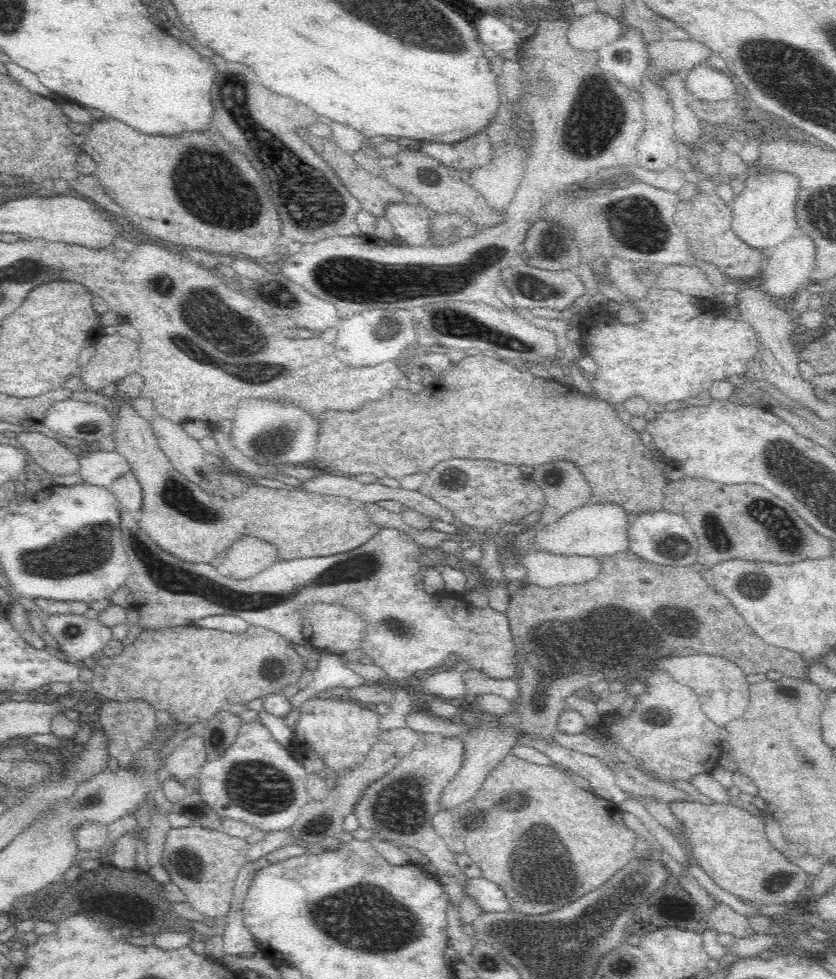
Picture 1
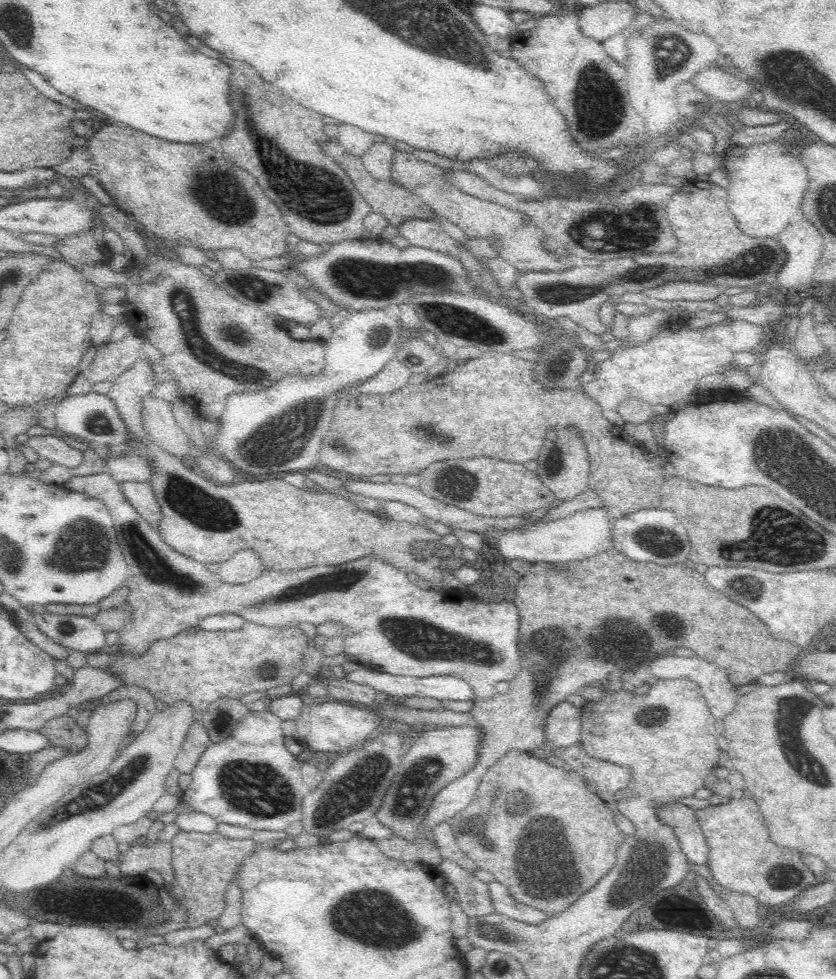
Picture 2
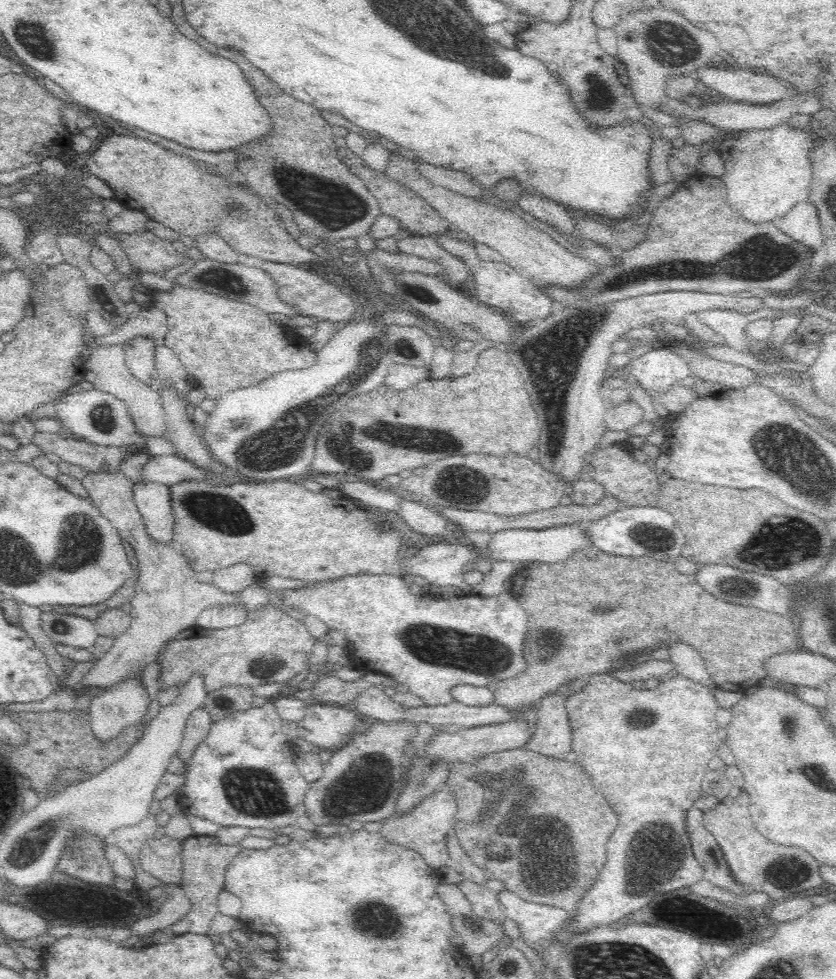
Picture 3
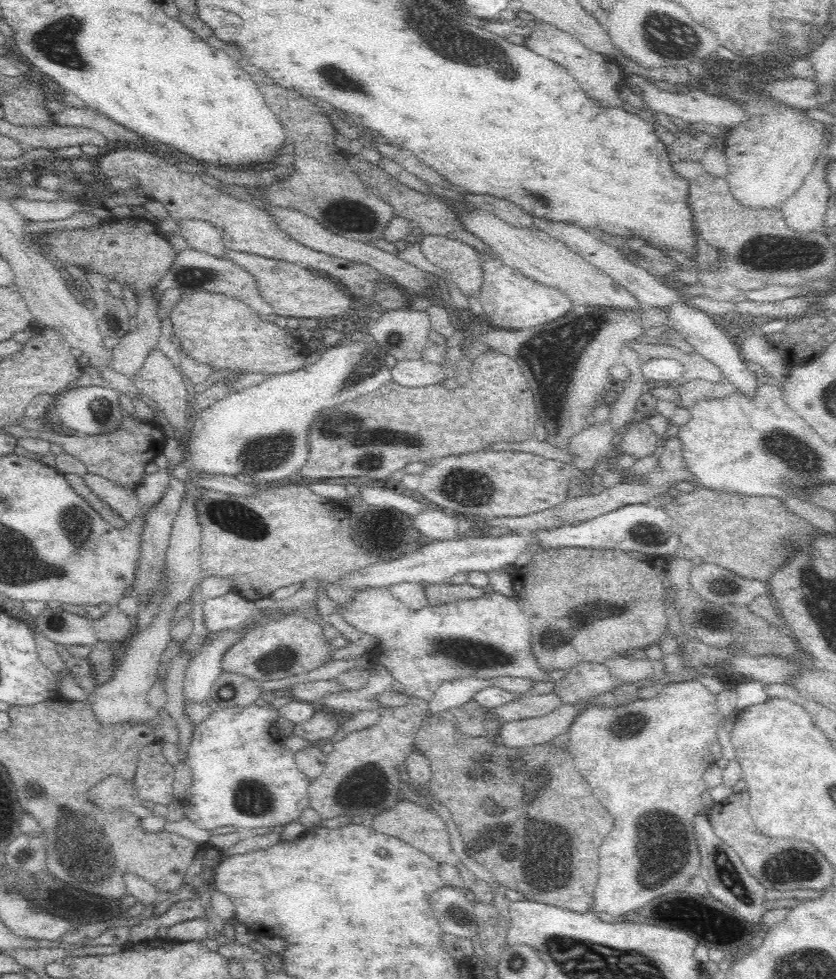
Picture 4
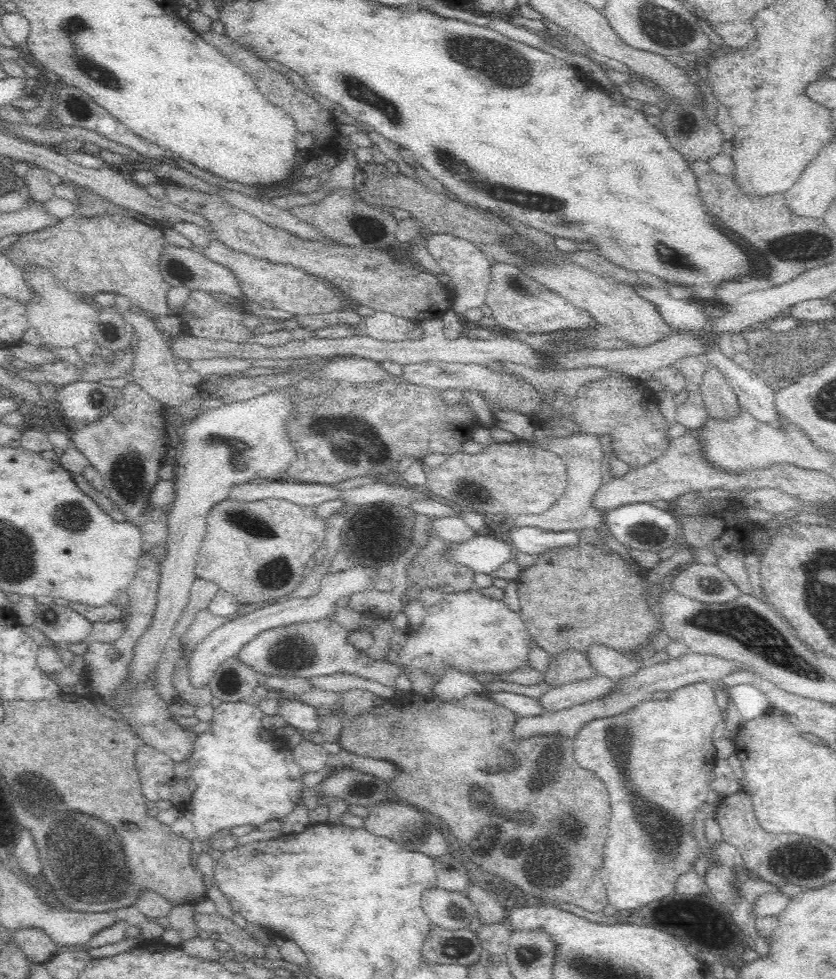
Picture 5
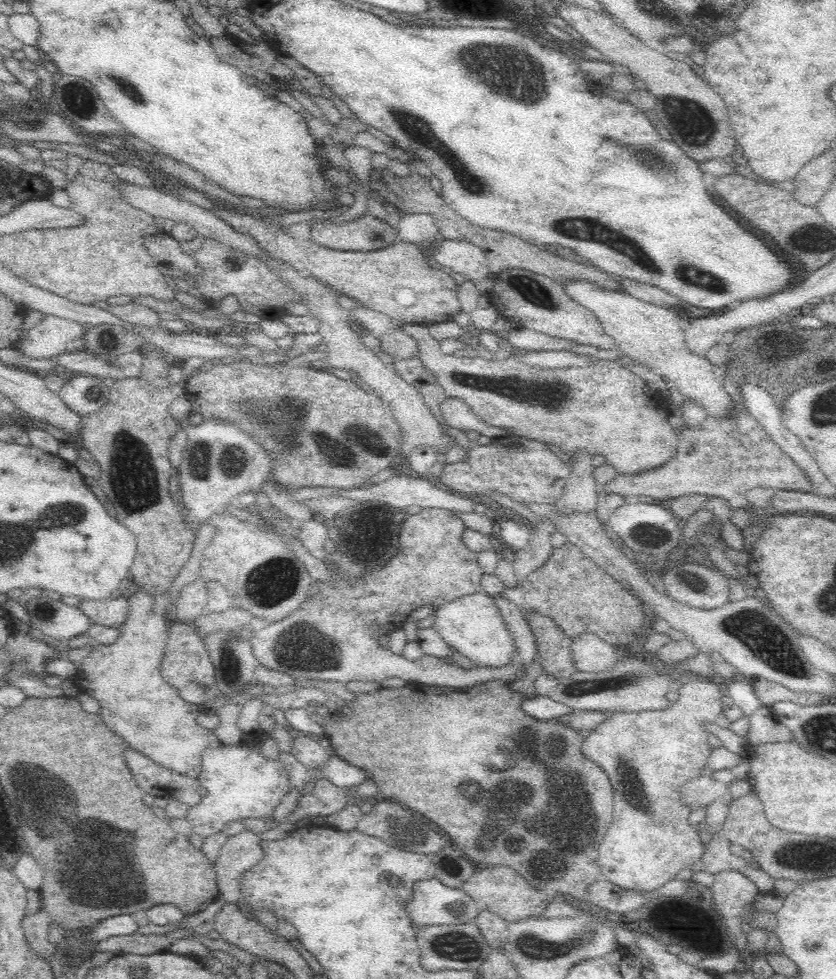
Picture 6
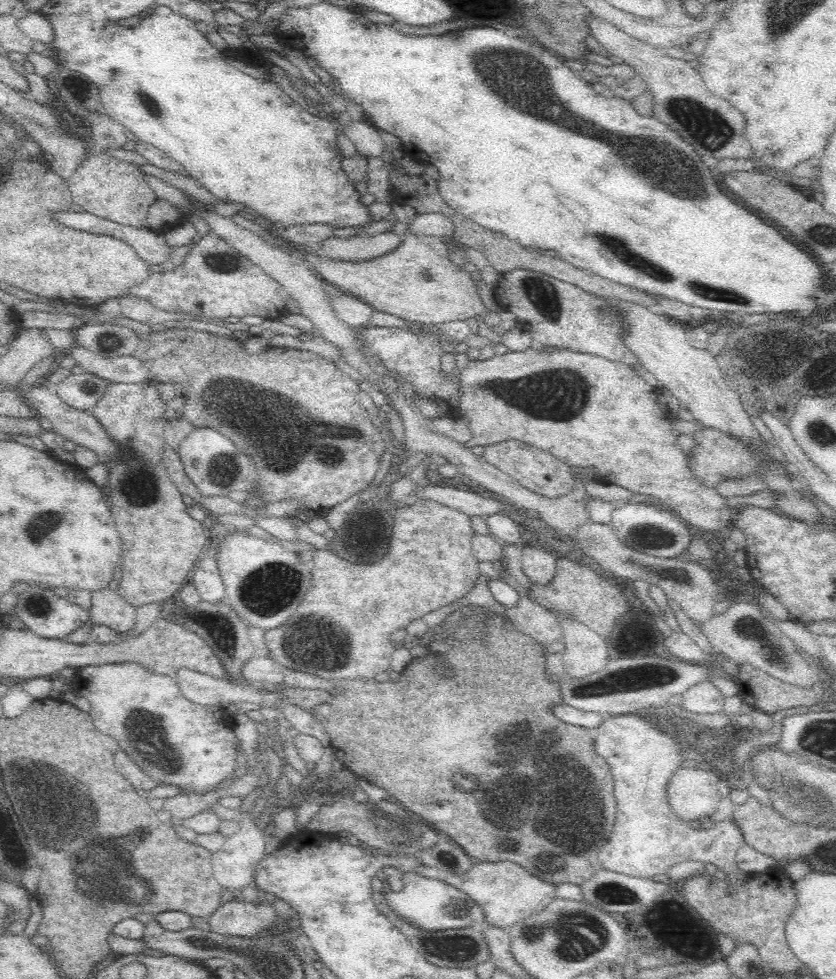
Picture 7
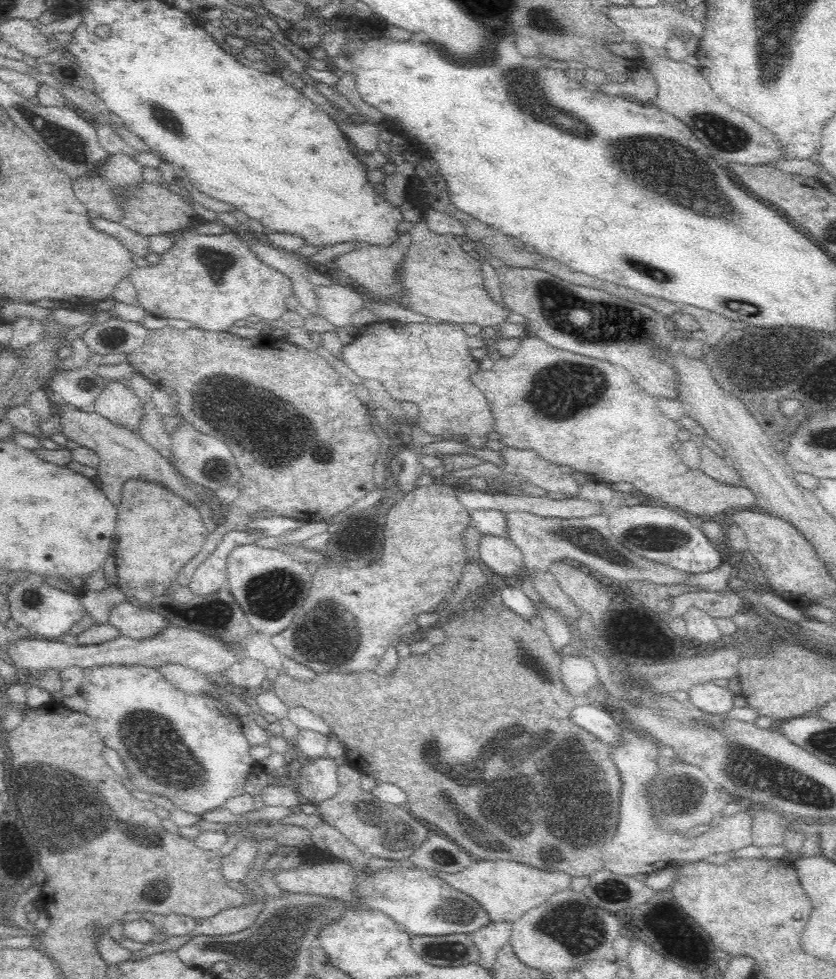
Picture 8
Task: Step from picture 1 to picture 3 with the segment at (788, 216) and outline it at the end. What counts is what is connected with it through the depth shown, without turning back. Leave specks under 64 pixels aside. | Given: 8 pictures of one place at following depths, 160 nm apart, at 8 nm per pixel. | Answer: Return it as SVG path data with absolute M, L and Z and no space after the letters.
M788 124L764 130L739 131L737 135L724 142L718 150L724 162L724 174L719 179L725 184L726 202L730 207L734 206L734 210L738 210L742 218L754 224L782 218L798 202L798 196L802 194L802 190L808 188L812 182L812 166L808 160L810 148L813 149L812 135L802 129L790 127Z

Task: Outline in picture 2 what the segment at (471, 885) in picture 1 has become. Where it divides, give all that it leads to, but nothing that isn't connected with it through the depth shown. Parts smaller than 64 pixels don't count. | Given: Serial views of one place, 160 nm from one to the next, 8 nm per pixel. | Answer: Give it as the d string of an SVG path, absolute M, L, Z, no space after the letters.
M492 880L492 882L486 882L486 885L488 885L494 912L526 924L541 924L547 920L548 914L518 902L501 882Z

